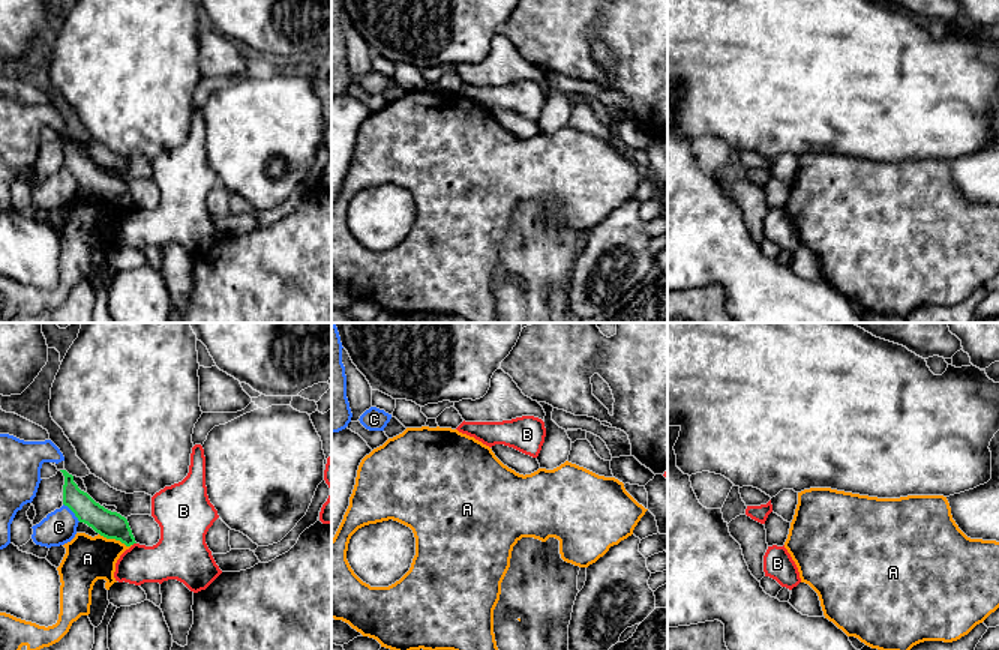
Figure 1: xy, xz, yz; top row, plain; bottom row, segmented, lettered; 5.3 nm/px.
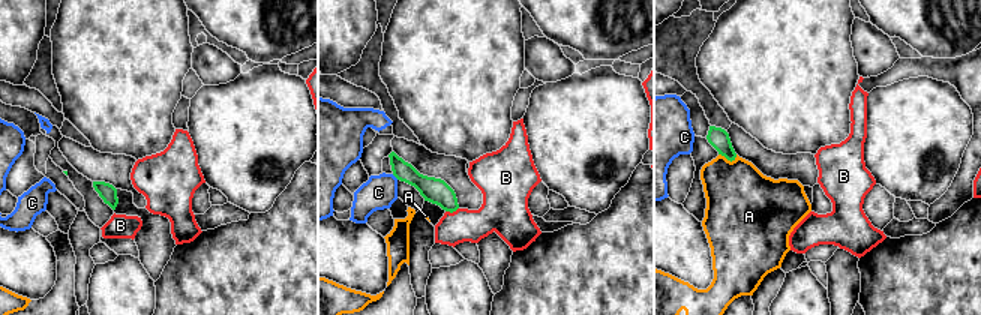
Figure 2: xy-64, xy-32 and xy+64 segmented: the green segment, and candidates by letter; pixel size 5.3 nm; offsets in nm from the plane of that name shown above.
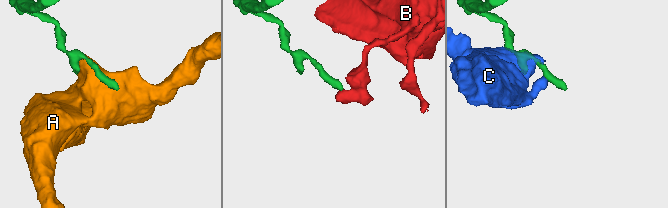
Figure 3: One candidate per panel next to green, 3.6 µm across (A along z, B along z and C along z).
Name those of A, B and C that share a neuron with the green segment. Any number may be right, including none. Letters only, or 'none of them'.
none of them

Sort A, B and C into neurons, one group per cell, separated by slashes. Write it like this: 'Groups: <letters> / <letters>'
Groups: A / B / C

